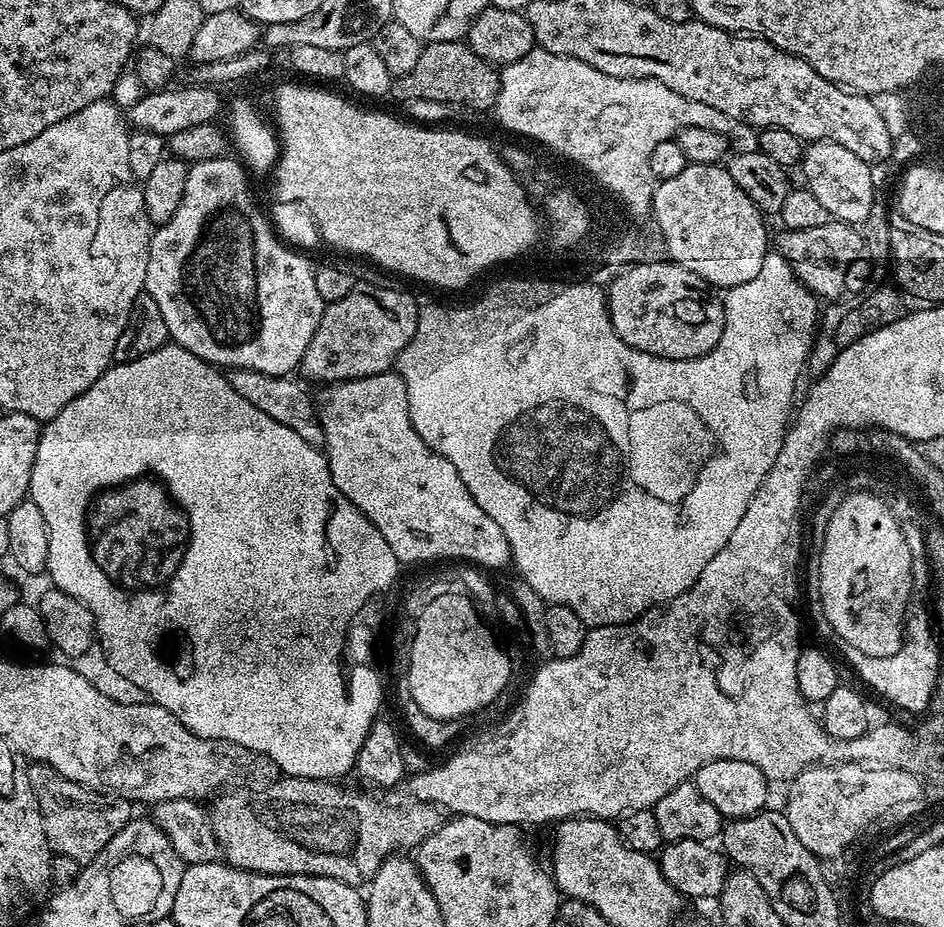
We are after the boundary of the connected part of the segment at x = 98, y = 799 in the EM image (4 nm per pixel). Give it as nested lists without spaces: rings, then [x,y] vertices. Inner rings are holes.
[[[29,763],[28,777],[30,790],[34,790],[34,798],[42,814],[42,830],[46,830],[46,842],[57,856],[81,862],[90,861],[108,845],[114,834],[118,834],[118,830],[122,830],[133,819],[133,805],[129,801],[112,799],[103,792],[95,792],[70,782],[45,764]]]

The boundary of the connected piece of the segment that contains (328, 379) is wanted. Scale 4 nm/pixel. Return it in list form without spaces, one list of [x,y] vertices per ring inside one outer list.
[[[380,284],[353,287],[346,298],[325,307],[318,330],[314,330],[310,346],[306,346],[299,371],[304,372],[305,381],[317,380],[320,386],[387,372],[411,342],[419,317],[418,303],[408,292],[383,288]]]

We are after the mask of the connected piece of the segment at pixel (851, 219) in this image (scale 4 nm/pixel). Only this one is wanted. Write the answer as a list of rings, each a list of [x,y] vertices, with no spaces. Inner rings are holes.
[[[817,140],[803,149],[802,169],[807,191],[811,192],[822,206],[826,206],[833,221],[853,226],[860,223],[872,212],[872,203],[876,200],[876,188],[872,185],[873,169],[858,154],[846,150],[829,140]]]

